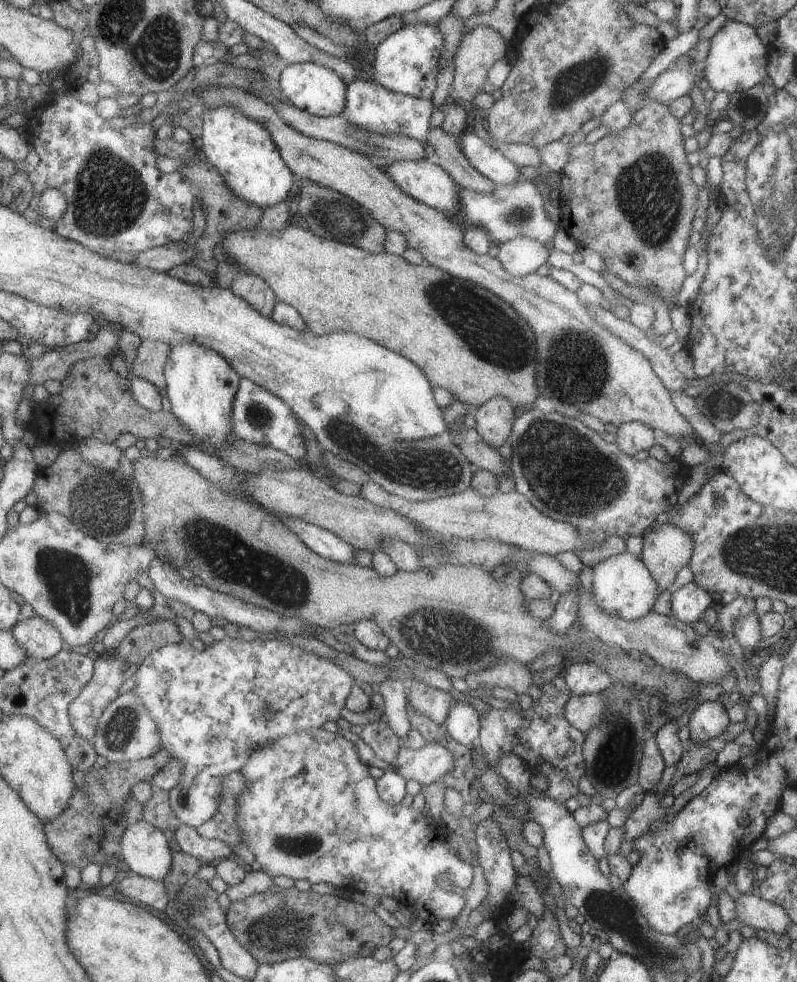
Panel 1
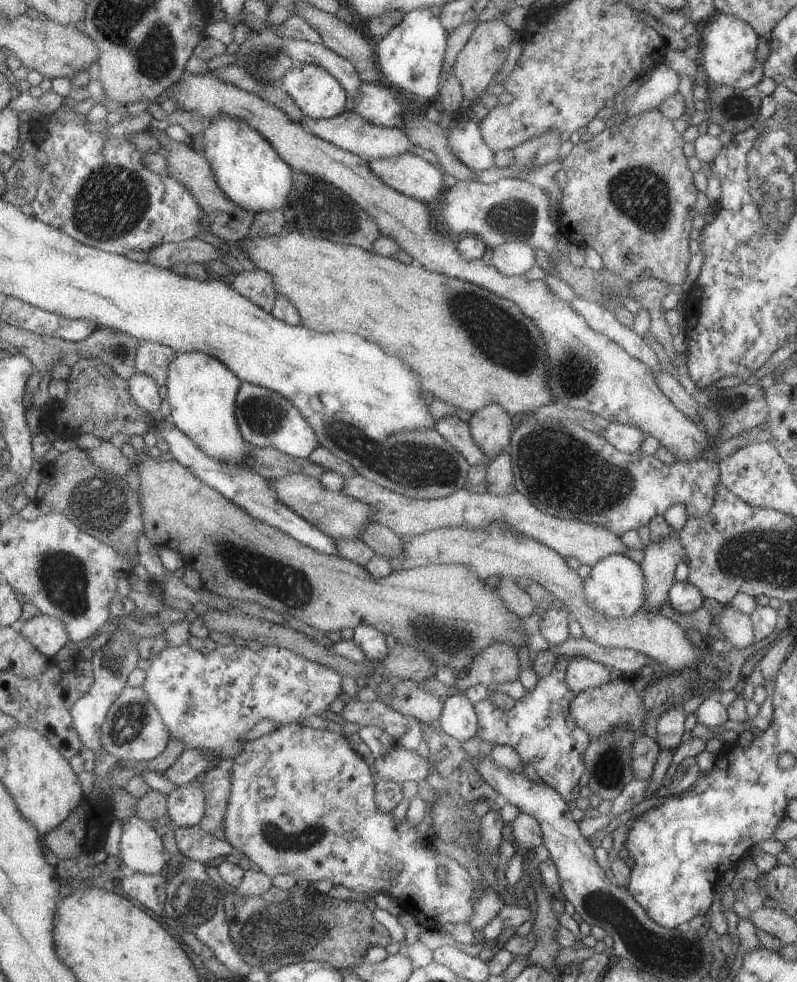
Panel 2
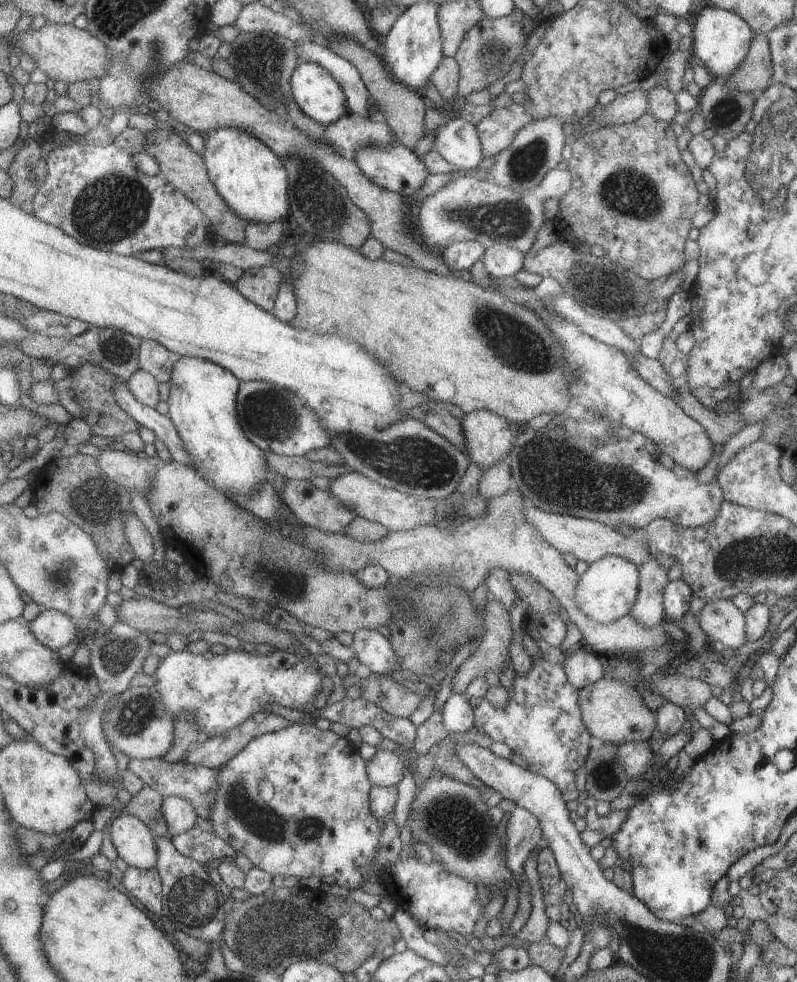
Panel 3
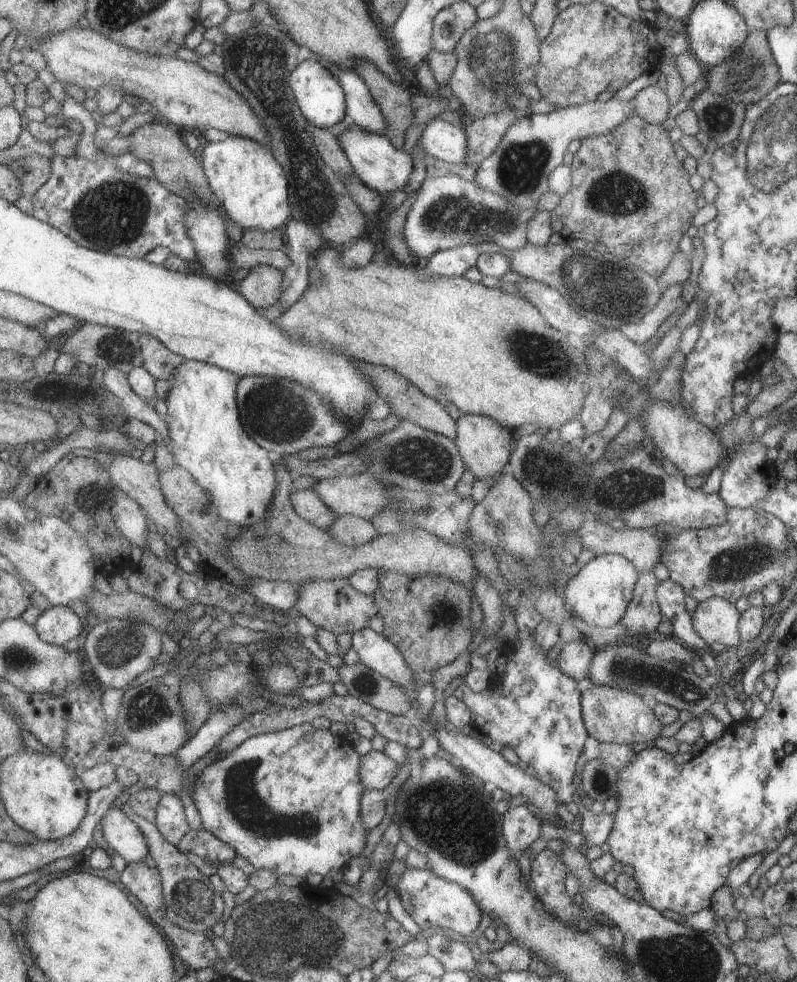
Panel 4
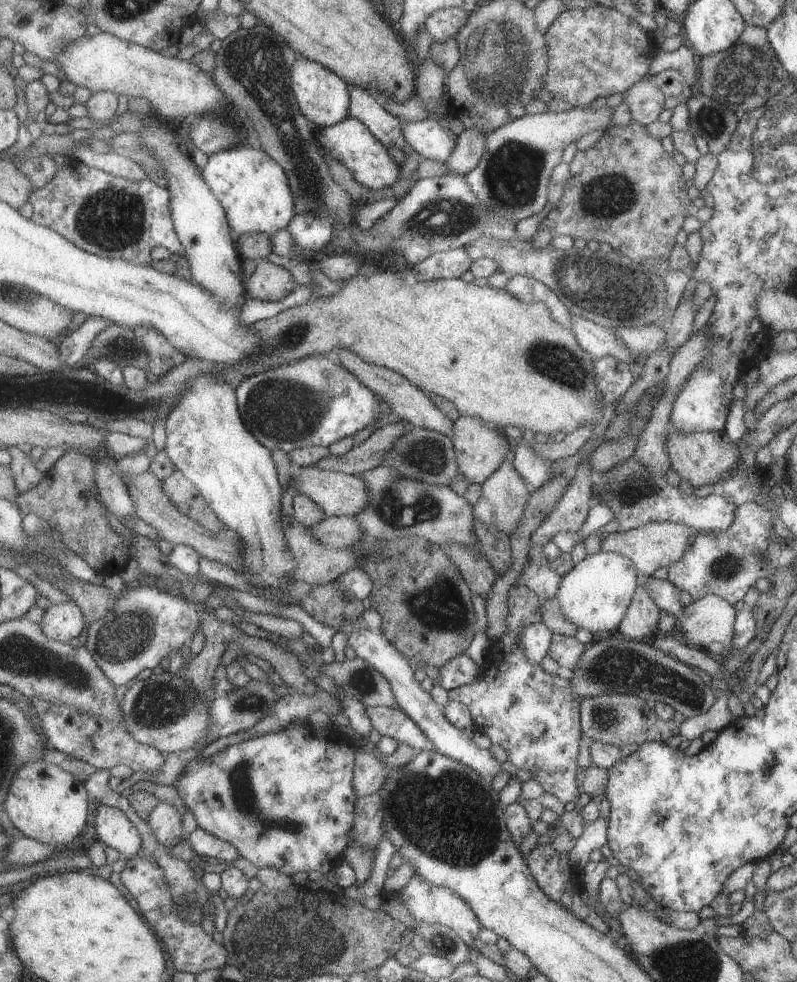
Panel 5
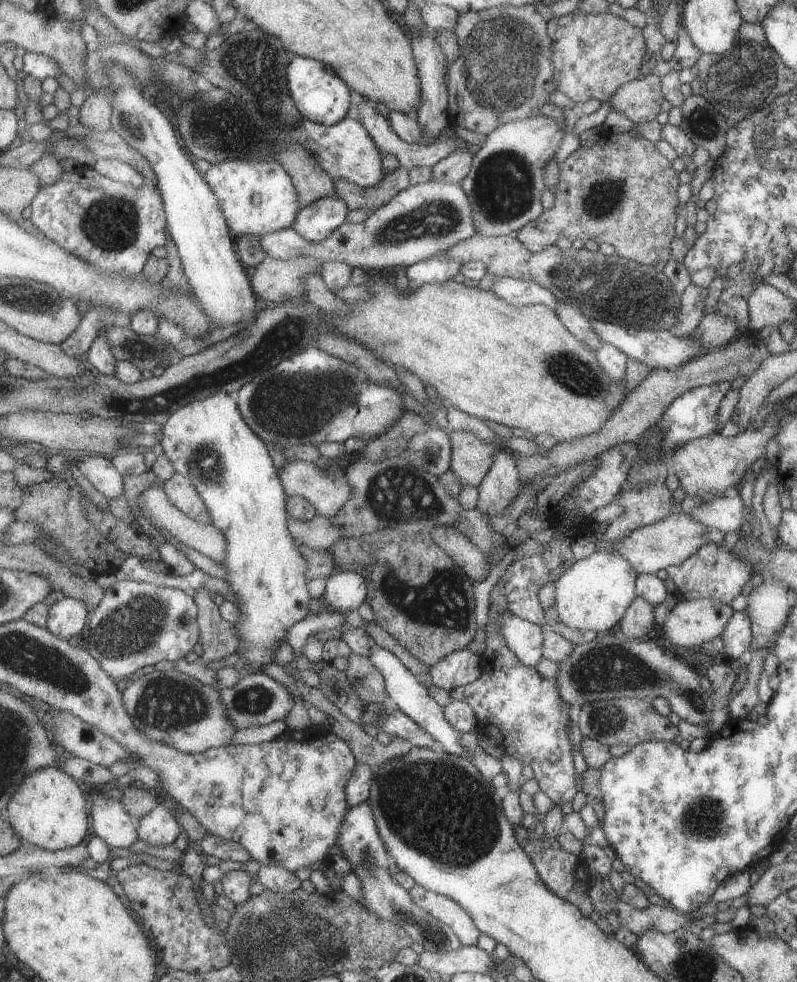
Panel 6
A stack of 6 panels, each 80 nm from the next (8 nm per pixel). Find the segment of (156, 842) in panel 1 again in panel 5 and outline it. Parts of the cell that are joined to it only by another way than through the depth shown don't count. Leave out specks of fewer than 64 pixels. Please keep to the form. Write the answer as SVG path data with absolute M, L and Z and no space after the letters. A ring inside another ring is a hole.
M99 803L94 821L94 838L117 850L121 858L135 856L142 846L139 831L117 808Z

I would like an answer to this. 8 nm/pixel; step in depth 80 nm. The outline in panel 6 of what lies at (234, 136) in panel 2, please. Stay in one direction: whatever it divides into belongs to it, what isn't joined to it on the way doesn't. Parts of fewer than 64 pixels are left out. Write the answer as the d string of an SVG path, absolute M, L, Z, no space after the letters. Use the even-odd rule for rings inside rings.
M239 159L221 161L212 164L203 178L215 195L219 210L223 213L226 225L234 237L258 237L289 229L300 209L291 177L273 159L258 163L248 163Z

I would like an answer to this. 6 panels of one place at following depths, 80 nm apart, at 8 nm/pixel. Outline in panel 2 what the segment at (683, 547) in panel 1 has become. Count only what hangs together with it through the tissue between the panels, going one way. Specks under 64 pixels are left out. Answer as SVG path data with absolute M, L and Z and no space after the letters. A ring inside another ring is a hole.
M661 535L642 550L637 560L644 578L644 601L641 609L657 614L659 606L665 602L668 590L675 582L675 565L684 560L683 547L678 539Z

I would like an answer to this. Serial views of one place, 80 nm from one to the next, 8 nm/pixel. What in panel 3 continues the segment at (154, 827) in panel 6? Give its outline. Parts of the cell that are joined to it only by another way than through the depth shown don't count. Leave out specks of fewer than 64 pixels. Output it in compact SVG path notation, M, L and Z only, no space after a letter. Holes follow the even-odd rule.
M175 795L163 797L160 809L166 826L166 836L169 840L194 827L196 814L186 800Z

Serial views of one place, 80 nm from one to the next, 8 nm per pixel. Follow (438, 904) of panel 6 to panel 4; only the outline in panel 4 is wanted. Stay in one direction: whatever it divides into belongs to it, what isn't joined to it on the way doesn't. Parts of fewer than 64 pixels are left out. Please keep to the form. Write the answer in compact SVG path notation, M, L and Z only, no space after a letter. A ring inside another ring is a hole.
M427 867L405 869L397 886L403 886L401 892L409 892L409 898L413 898L413 920L421 930L439 926L439 928L453 930L461 936L469 936L481 922L482 914L470 893L456 884L437 878Z

